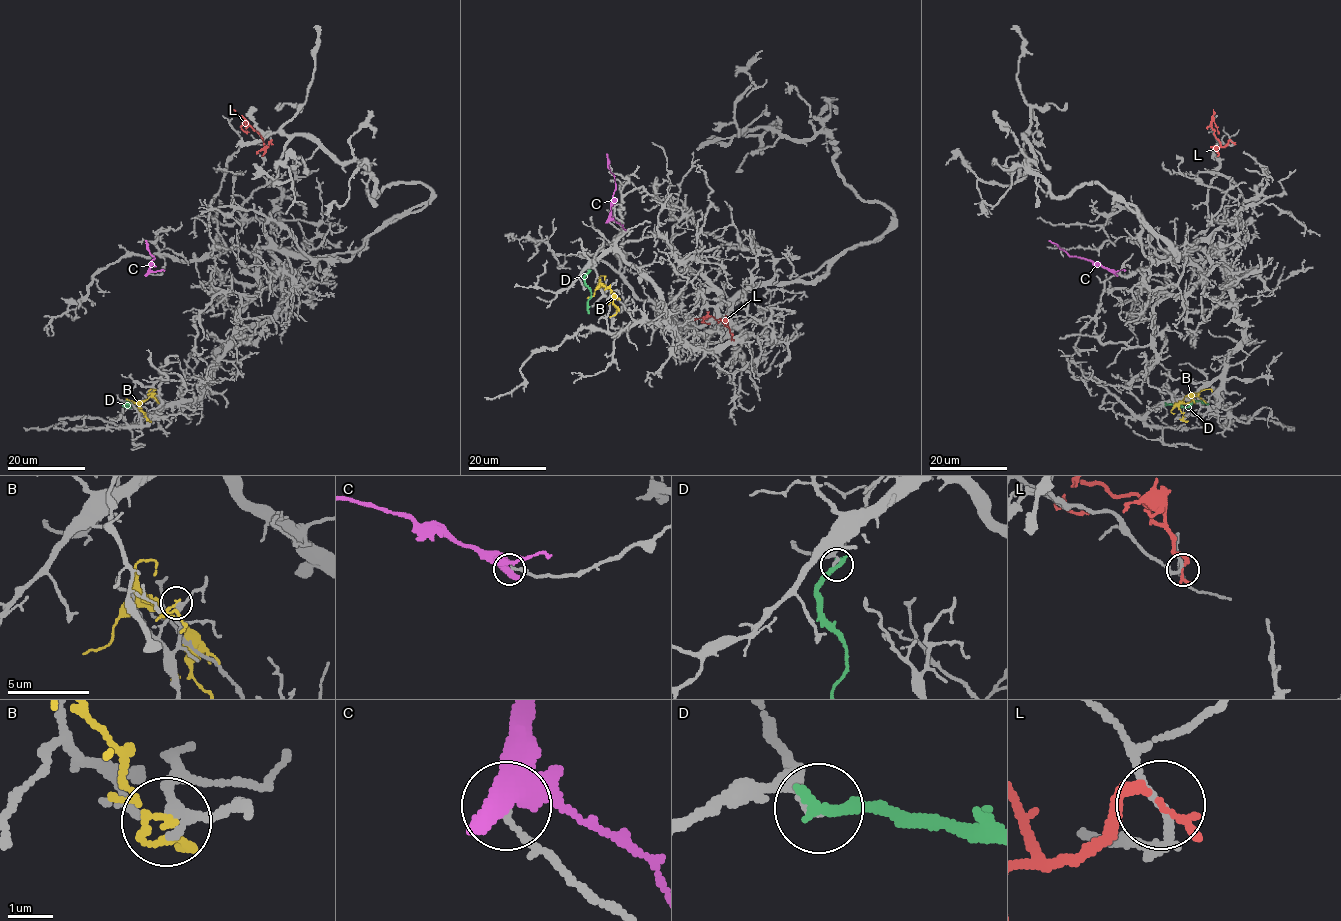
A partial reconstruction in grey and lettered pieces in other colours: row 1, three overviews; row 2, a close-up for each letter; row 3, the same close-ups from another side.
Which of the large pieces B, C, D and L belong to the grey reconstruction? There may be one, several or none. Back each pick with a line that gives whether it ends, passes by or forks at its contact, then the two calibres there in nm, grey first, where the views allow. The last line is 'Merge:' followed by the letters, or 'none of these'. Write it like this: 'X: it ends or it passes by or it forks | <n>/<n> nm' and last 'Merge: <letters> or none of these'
Merge: none of these

